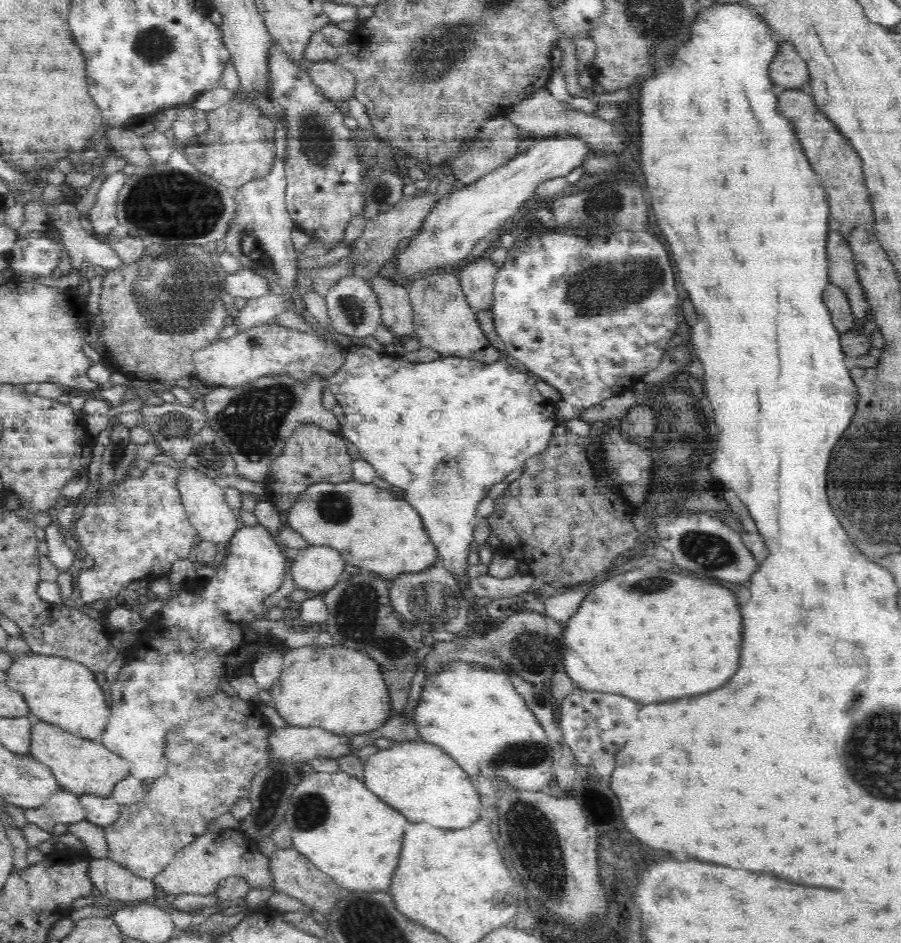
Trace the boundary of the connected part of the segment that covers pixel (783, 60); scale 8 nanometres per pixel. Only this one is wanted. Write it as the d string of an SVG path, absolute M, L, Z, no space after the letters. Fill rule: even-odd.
M782 42L778 44L777 56L769 67L770 78L774 86L782 88L798 88L810 82L809 71L804 60L800 58L793 44Z

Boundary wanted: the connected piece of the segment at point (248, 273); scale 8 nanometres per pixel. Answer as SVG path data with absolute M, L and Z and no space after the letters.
M243 268L238 272L228 273L223 280L228 292L234 298L240 296L246 300L270 294L270 284L252 269Z

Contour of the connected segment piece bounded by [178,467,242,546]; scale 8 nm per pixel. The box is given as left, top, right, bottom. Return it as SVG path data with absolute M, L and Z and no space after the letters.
M180 469L178 476L178 491L180 492L181 502L188 514L188 521L196 529L200 540L206 540L213 544L225 545L232 538L242 523L238 522L236 514L228 506L225 498L225 491L218 486L214 479L211 479L196 469Z

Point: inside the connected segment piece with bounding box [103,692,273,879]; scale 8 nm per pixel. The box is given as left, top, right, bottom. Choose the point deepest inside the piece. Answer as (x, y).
(230, 737)

